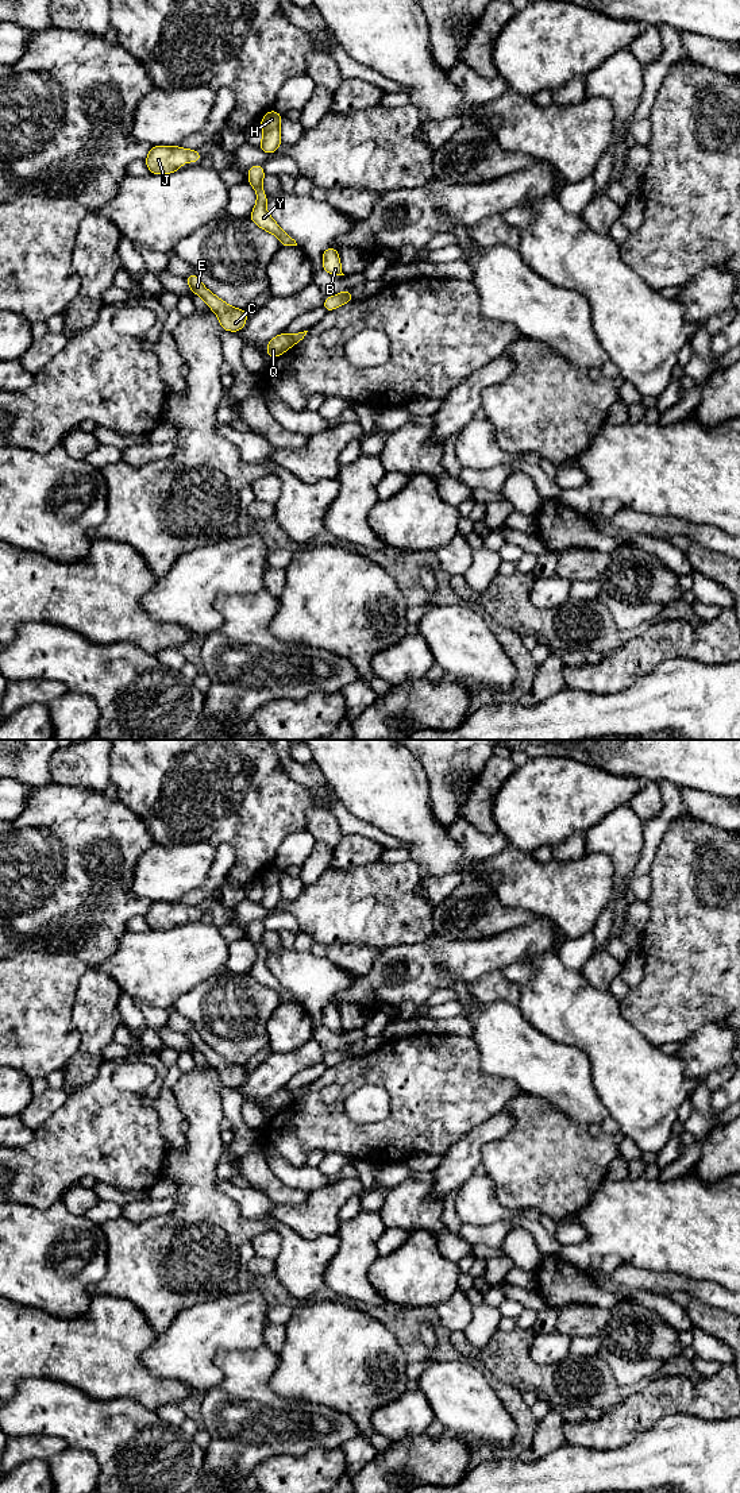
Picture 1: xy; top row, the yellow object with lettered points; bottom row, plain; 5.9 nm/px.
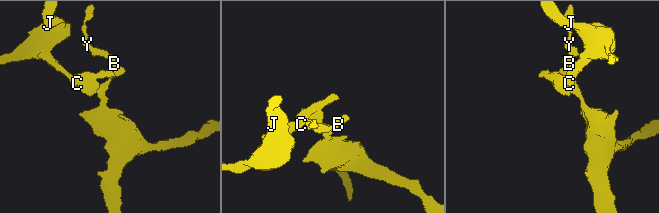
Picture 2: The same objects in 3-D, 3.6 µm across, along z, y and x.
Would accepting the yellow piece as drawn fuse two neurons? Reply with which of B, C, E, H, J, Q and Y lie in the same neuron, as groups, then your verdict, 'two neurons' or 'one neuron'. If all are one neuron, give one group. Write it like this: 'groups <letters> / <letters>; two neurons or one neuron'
groups B H Y / C E J Q; two neurons

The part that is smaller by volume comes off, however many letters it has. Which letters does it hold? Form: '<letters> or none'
B, H, Y

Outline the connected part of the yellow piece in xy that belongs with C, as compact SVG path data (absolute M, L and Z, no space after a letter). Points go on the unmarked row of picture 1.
M194 1029L185 1034L192 1049L200 1052L208 1064L216 1069L223 1087L239 1088L244 1083L248 1075L246 1065L238 1065L226 1060L205 1043Z

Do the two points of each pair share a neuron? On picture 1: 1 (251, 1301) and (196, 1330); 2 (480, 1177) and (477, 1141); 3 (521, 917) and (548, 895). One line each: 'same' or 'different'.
1: same
2: different
3: different

